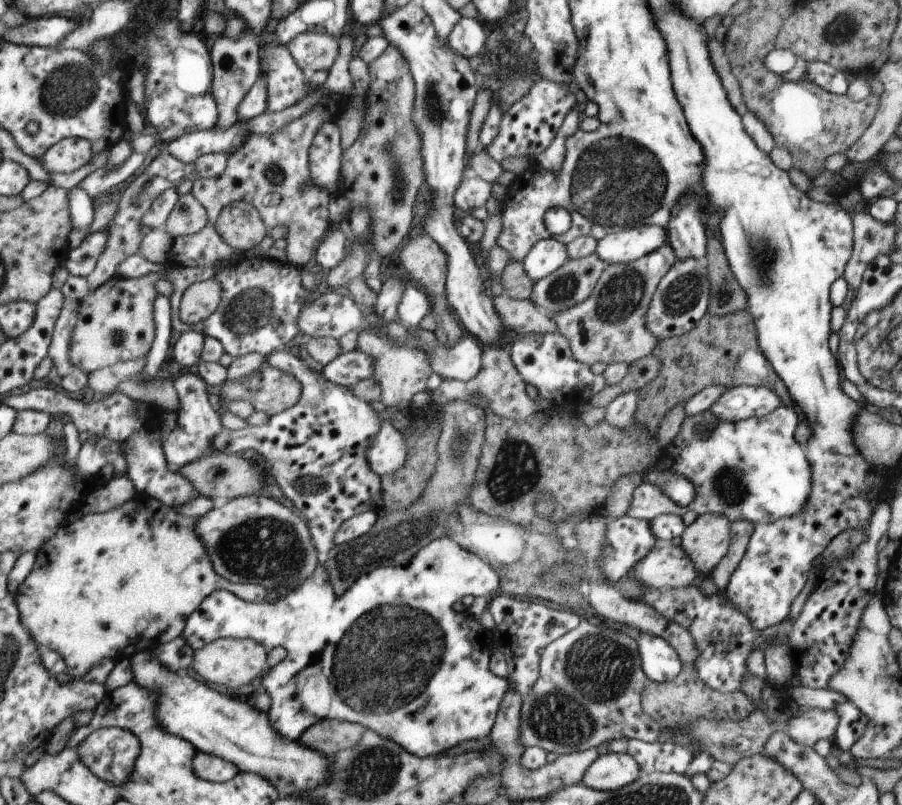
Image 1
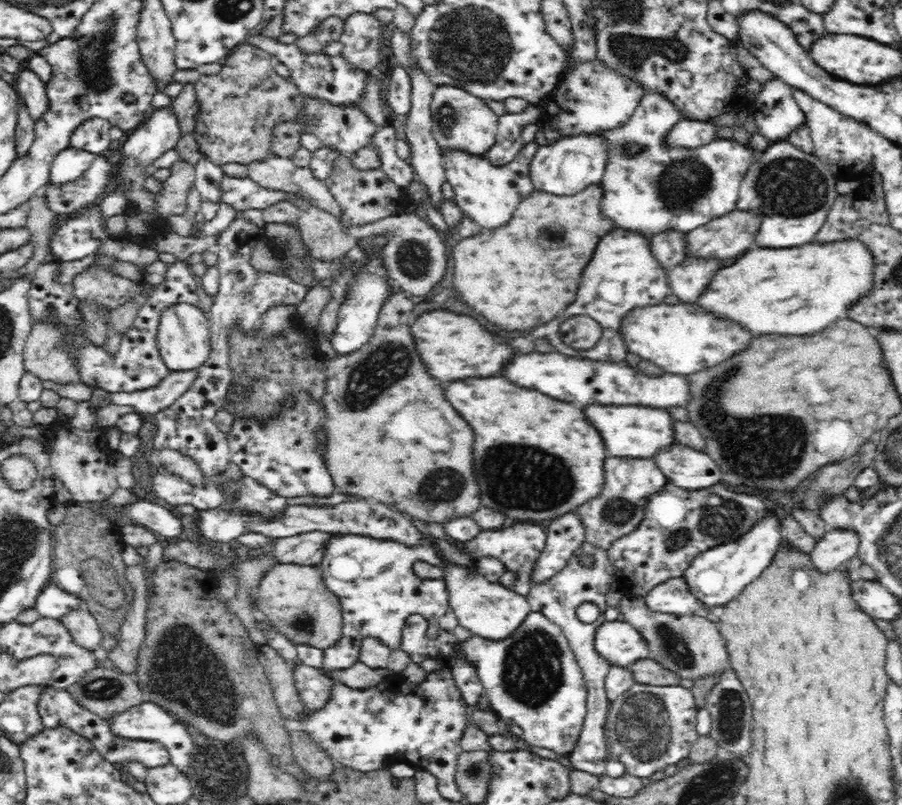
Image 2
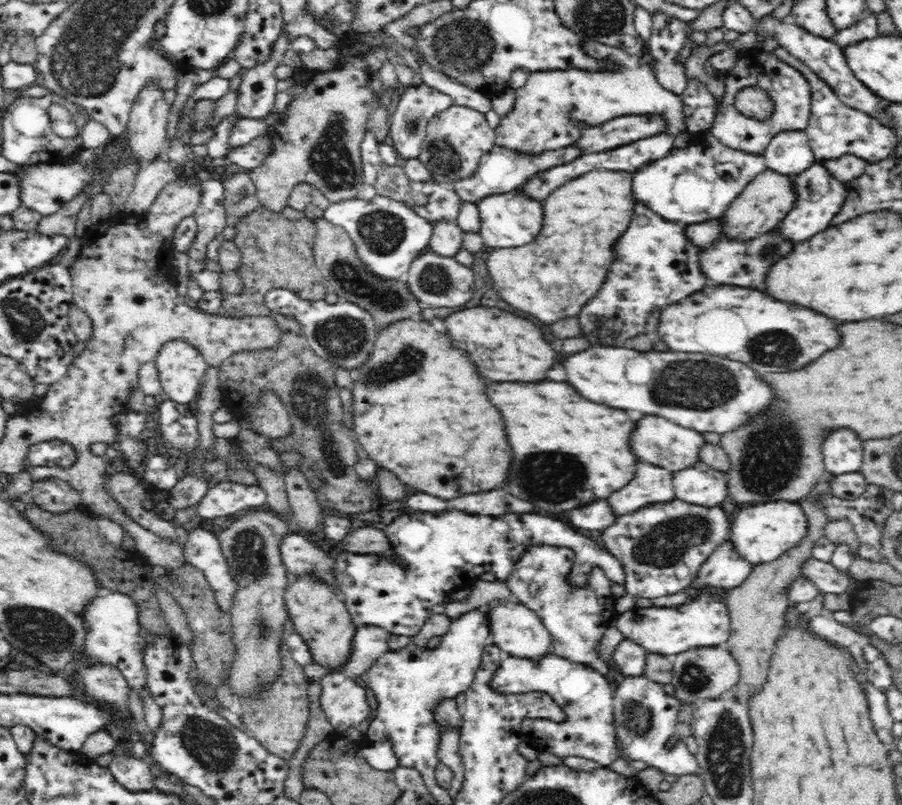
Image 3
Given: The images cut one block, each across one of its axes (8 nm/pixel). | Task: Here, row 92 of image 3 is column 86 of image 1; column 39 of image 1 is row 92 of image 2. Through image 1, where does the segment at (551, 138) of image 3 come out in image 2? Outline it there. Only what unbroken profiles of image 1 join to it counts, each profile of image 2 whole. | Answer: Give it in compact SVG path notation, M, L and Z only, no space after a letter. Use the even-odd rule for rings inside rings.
M598 59L585 62L561 75L556 87L544 98L553 107L540 119L556 121L555 126L568 135L594 135L600 130L612 130L624 126L631 119L636 106L645 95L644 87L616 71L604 67Z

